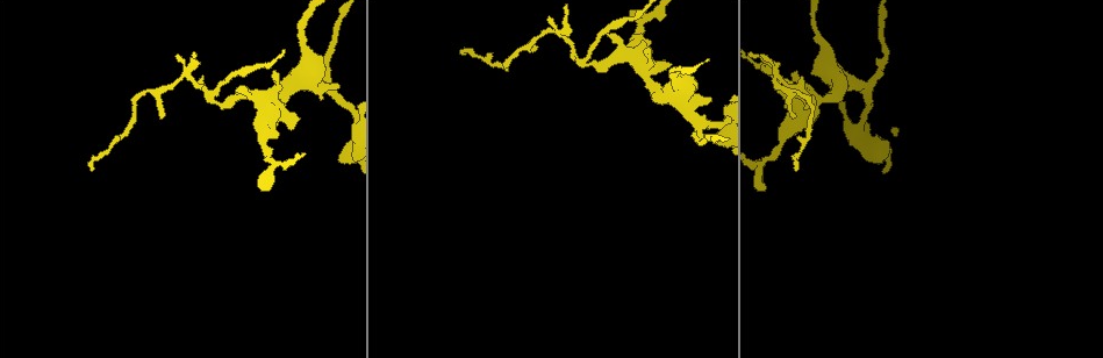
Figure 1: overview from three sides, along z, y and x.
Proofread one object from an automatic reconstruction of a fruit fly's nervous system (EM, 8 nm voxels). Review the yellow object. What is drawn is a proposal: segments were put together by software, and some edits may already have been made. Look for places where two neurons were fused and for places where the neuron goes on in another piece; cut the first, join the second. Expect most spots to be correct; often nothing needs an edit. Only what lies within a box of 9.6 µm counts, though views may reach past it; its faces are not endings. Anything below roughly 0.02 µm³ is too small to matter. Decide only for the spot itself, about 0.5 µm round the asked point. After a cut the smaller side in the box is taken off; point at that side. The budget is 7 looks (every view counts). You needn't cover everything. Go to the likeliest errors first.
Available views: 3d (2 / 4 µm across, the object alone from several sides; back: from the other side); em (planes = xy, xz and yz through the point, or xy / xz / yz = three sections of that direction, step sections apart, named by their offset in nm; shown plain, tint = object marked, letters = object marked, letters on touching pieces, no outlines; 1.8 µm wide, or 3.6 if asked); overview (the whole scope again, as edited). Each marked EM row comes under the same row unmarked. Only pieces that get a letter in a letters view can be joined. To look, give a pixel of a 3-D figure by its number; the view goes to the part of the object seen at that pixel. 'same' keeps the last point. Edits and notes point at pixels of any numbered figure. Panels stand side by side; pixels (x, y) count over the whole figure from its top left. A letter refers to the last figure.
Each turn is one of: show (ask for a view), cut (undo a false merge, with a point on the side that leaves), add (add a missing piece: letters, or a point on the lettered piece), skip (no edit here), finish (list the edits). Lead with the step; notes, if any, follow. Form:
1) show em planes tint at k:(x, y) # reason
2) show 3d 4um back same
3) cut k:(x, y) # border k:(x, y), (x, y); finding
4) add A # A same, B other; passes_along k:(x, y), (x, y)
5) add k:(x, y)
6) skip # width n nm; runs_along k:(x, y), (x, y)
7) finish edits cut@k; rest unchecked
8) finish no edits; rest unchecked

show em yz step 8 letters at 1:(609, 35) # branch stops here

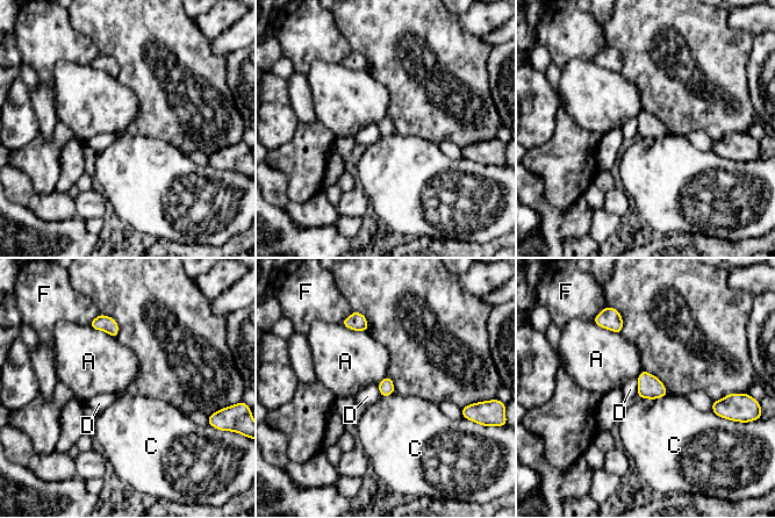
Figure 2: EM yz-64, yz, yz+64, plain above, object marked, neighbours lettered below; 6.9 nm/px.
show em planes letters same # another direction

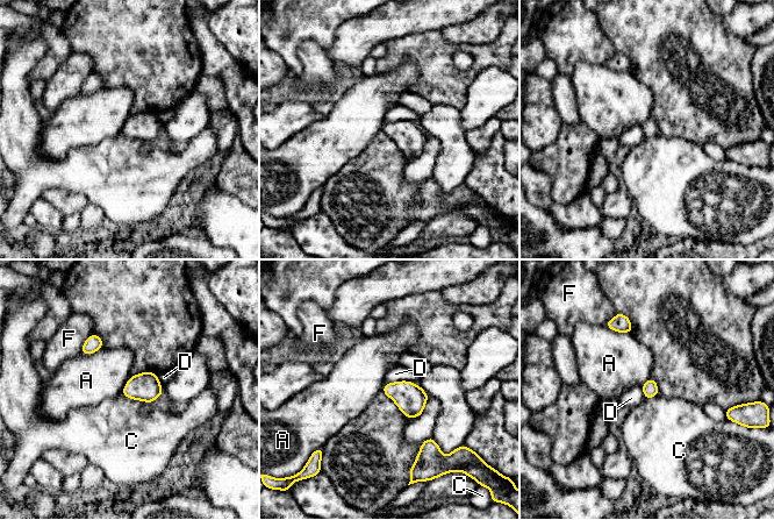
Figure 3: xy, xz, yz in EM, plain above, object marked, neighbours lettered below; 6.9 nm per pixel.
skip # A other, C other, D other, F other; border 3:(604, 325), (615, 330), (630, 334); no lettered piece goes on from it

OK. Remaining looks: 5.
show 3d 4um at 1:(303, 41) # calibre changes

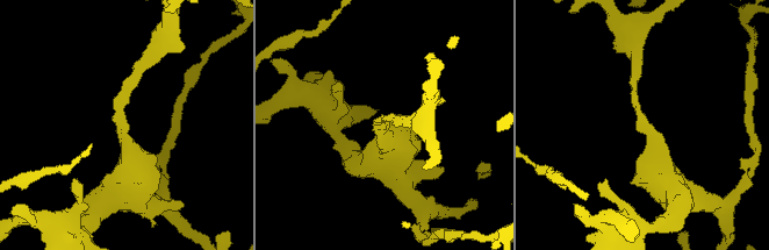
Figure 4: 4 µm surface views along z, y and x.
show em xz step 4 letters at 4:(381, 134) # shape alone is not enough

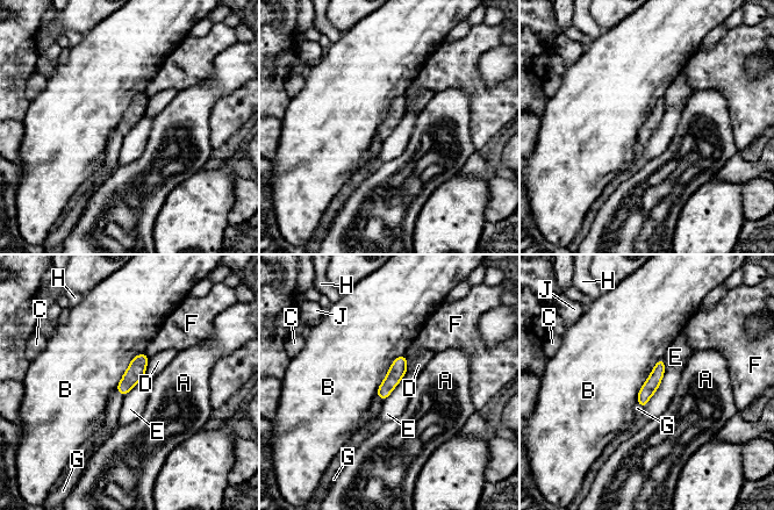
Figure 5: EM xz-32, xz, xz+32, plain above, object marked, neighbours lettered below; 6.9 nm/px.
skip # A other, B other, C other, D other, E other, F other, G other, H other, J other; all the same neuron

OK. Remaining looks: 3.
show em xz step 8 tint at 1:(700, 122) # sudden change in width

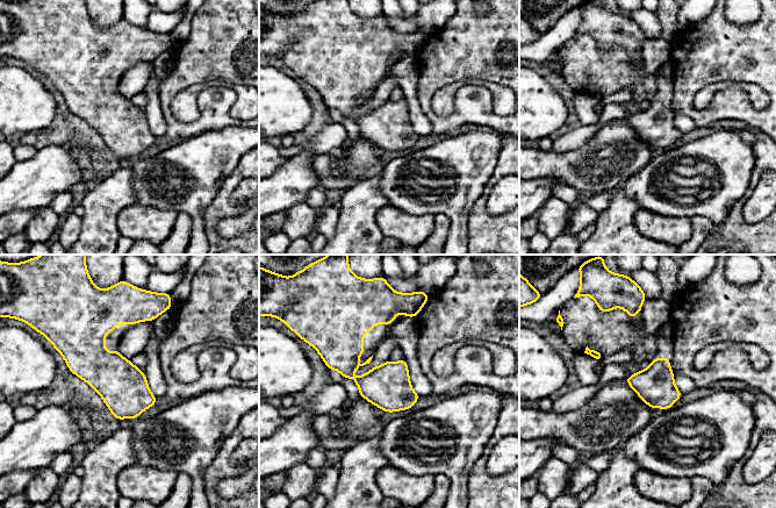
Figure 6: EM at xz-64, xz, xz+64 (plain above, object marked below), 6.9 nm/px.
show em planes tint same # another direction

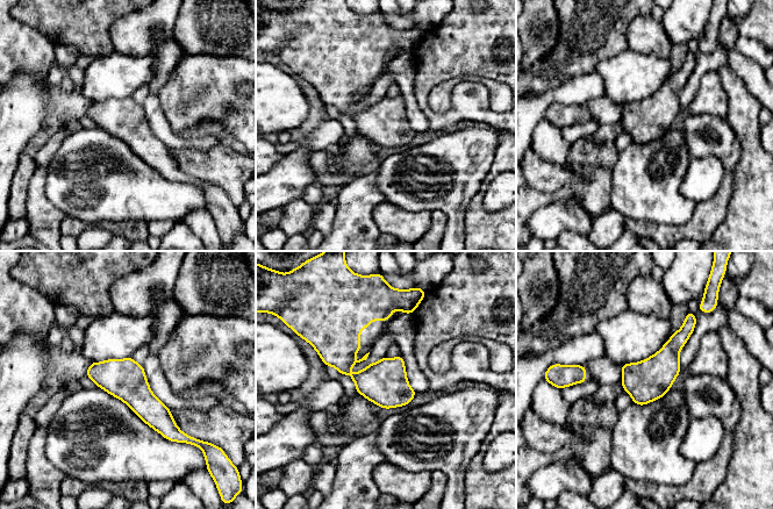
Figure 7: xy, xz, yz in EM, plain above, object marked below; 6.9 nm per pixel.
show em planes letters same

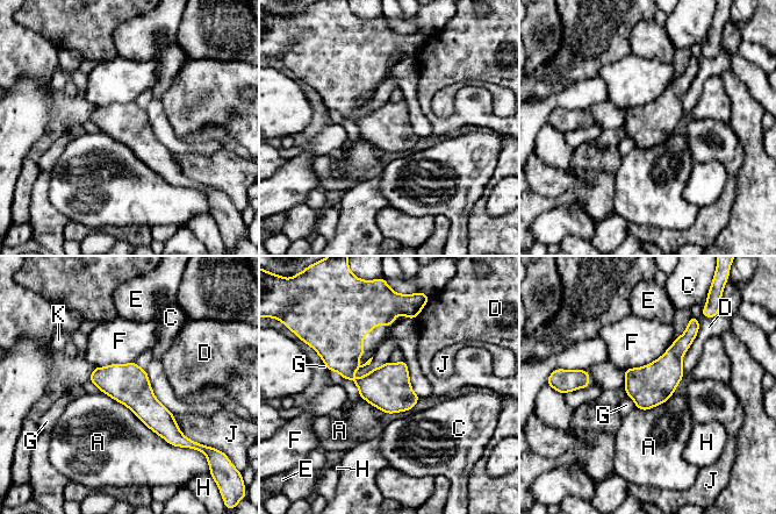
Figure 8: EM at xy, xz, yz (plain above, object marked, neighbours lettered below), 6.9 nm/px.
skip # width 280 nm; longest_contact A 700 nm; A other, C other, D other, E other, F other, G other, H other, J other, K other; one neuron here

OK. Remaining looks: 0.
finish no edits; rest unchecked

